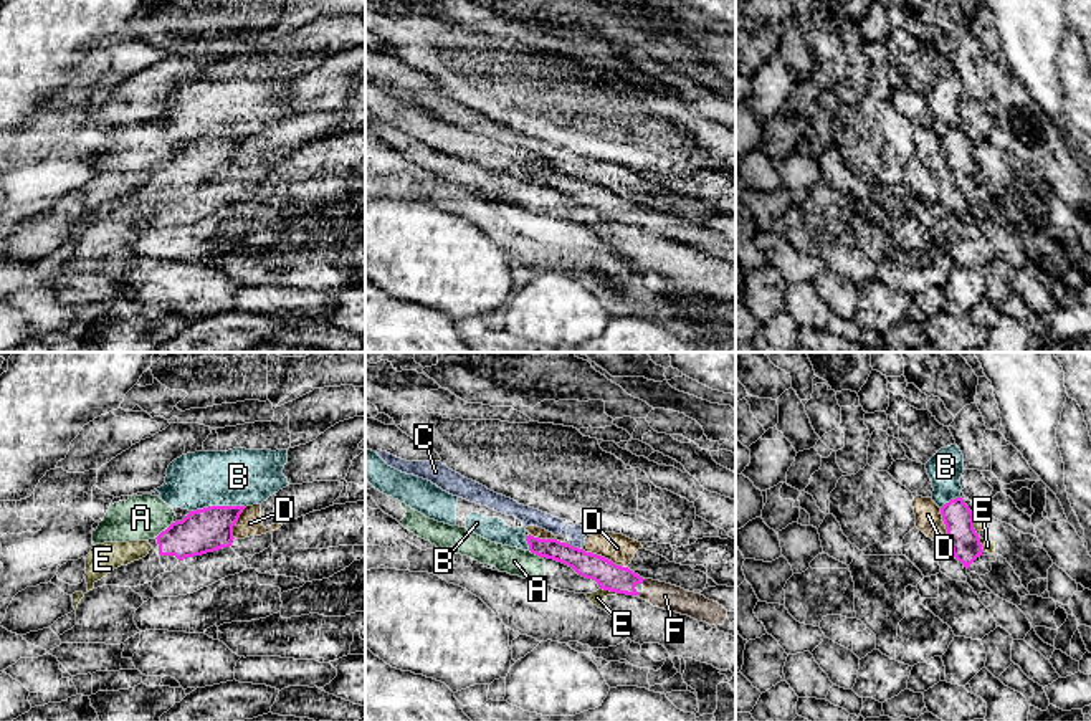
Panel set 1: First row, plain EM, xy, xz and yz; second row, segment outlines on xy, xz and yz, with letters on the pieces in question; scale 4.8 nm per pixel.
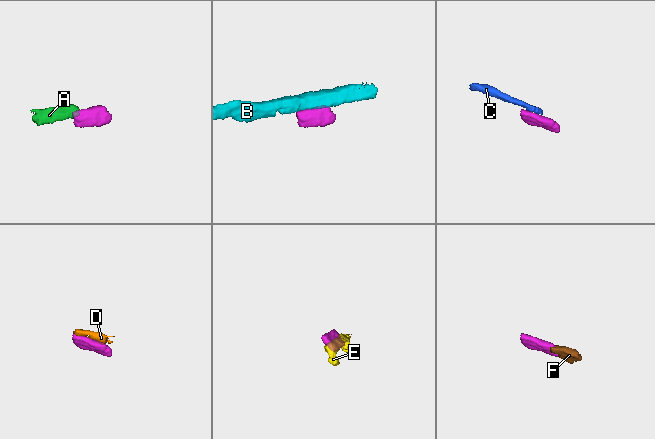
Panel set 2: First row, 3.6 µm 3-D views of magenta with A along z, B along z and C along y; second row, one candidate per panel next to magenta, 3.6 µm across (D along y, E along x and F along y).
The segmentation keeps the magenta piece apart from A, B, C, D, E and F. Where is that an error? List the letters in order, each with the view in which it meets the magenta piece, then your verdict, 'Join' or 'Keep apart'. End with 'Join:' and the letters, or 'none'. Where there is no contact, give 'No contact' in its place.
A: Touches magenta in xy. Keep apart
B: Touches magenta in xy. Keep apart
C: Touches magenta in xz. Keep apart
D: Touches magenta in xz. Keep apart
E: Touches magenta in yz. Keep apart
F: Touches magenta in xz. Join
Join: F

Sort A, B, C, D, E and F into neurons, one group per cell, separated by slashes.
A / B / C D / E / F

